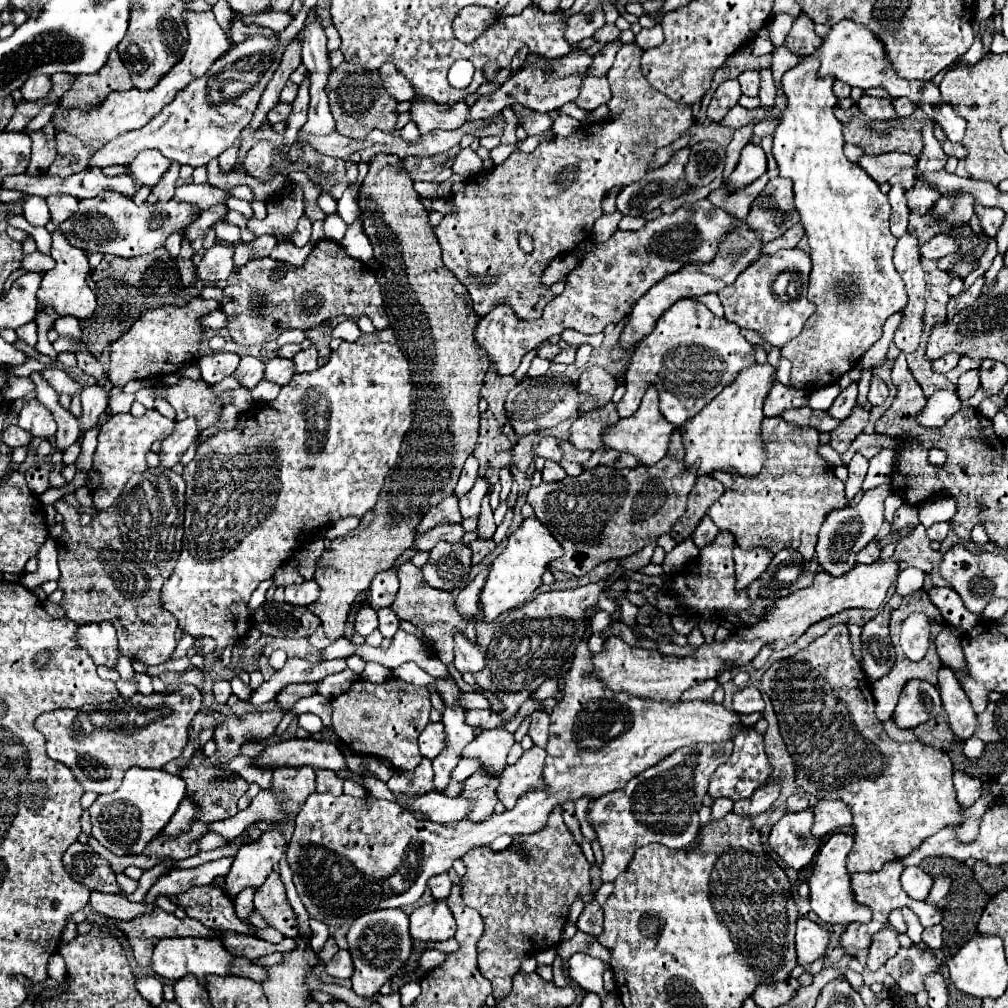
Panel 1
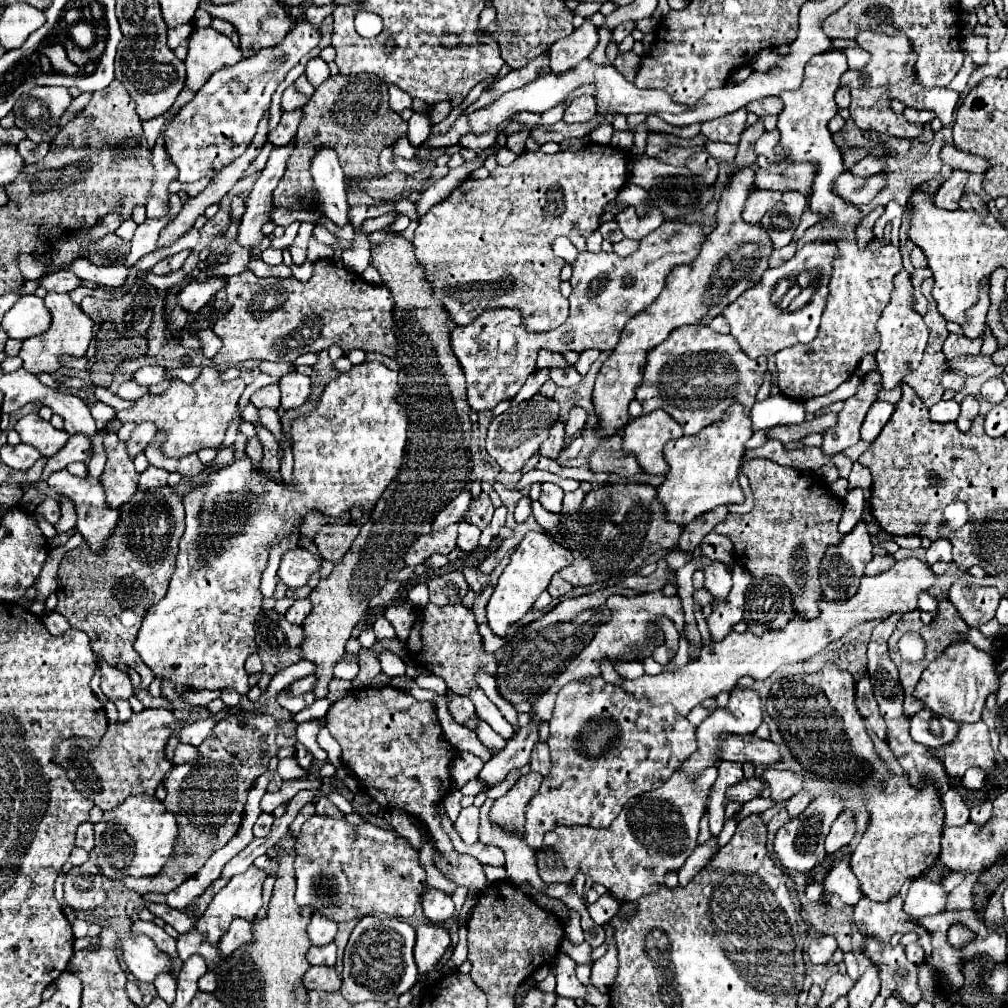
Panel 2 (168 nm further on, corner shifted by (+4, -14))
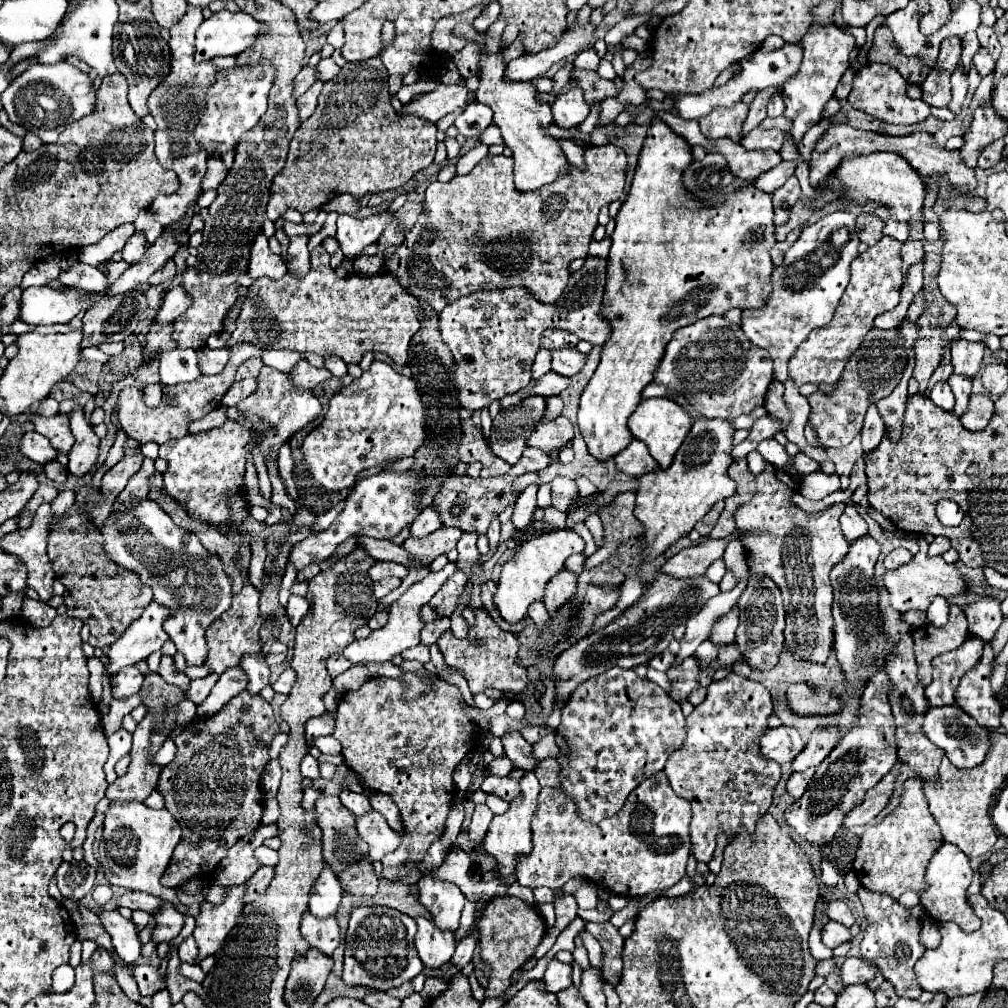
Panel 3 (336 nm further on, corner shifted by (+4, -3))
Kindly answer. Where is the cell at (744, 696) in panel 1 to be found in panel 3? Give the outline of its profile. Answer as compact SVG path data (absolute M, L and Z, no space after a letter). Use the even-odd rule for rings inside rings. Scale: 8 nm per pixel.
M730 673L728 677L714 681L708 685L706 699L694 707L694 711L686 717L686 741L676 753L668 759L664 773L670 781L674 793L686 799L692 807L692 823L690 823L690 853L698 863L710 863L716 851L716 839L720 833L726 835L728 843L734 841L744 829L748 835L754 833L756 821L768 811L772 803L772 793L782 777L782 769L778 763L762 757L760 753L760 735L768 731L768 717L772 715L772 699L766 687L756 681L750 681L738 673Z

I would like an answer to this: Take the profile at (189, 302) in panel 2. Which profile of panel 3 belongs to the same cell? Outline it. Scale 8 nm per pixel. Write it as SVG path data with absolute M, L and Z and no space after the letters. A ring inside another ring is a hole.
M176 285L176 287L172 287L172 289L166 293L166 297L164 297L164 301L162 301L162 307L160 307L160 311L158 311L158 315L156 315L154 321L160 323L160 325L174 323L174 319L176 319L178 315L182 315L188 307L190 307L190 297L188 297L186 291L182 289L182 285Z

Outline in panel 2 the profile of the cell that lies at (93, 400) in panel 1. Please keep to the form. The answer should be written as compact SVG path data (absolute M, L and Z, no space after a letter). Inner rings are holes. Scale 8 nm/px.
M74 434L70 436L68 444L56 452L52 458L48 458L48 464L44 468L44 474L40 480L46 482L46 474L50 474L50 470L60 470L60 468L66 468L66 464L70 462L88 462L90 460L90 448L92 448L92 438L86 436L86 434Z

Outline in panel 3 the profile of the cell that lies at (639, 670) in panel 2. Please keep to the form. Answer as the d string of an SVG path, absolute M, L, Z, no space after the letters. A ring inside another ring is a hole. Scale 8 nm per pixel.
M647 665L647 678L653 682L655 682L657 685L659 685L662 689L664 689L666 692L670 692L671 687L669 680L665 674L665 672L656 671L655 669L652 669L650 666Z

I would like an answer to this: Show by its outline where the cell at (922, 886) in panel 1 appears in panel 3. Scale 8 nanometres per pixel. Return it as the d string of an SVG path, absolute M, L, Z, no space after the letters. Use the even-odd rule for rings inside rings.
M944 843L940 847L940 851L928 863L926 883L928 883L928 889L920 897L922 897L922 907L932 915L932 919L954 921L964 931L978 931L980 929L980 919L976 917L976 913L968 905L968 897L966 897L966 889L972 883L970 859L966 855L962 855L962 851L958 851L958 847L954 847L950 843Z

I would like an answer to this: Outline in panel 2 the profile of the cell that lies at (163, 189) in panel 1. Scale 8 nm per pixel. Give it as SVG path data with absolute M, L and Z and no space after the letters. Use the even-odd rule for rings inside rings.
M174 196L172 200L170 200L170 212L164 216L164 218L158 218L158 220L150 220L150 218L146 218L138 228L136 228L136 232L134 232L134 236L132 236L132 248L130 248L130 252L128 252L128 262L126 262L126 266L132 266L132 264L136 264L142 256L146 256L146 254L150 254L154 248L156 248L156 242L158 242L158 236L160 236L160 232L168 226L168 222L178 214L182 210L182 202L180 202L180 198L178 196Z

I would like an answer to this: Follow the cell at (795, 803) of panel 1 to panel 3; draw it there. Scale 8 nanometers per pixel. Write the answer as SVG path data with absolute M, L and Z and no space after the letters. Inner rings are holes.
M810 767L810 769L802 771L802 773L792 773L792 777L790 777L790 779L788 779L788 783L786 783L788 793L790 793L792 797L796 797L796 799L798 799L798 797L806 791L806 787L808 787L808 783L810 783L812 775L814 775L814 767Z

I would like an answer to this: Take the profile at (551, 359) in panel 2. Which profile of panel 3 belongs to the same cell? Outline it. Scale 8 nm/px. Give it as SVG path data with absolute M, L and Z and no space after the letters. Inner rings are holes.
M546 329L542 333L542 341L540 345L546 349L558 349L558 347L576 347L578 345L578 337L568 333L568 331L558 331L558 329Z

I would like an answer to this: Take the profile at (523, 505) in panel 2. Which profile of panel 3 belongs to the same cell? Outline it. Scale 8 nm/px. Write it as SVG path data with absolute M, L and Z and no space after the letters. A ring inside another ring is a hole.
M528 485L516 505L514 505L514 513L512 513L512 525L514 525L514 531L520 531L524 529L530 521L532 521L532 515L536 511L536 493L538 493L538 485Z

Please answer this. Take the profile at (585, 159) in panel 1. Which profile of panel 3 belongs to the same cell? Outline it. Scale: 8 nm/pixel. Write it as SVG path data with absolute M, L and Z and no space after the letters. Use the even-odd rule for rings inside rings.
M606 143L606 145L592 145L584 151L584 161L588 165L586 171L578 171L576 167L572 167L570 175L546 185L546 187L540 187L538 191L530 191L530 193L522 193L516 189L513 179L513 159L508 159L504 155L486 155L468 175L456 175L452 181L448 183L440 183L440 181L434 181L428 185L426 189L426 201L424 201L424 209L418 217L418 221L414 223L414 227L410 229L410 233L406 233L406 241L386 259L386 269L388 273L392 273L398 283L402 285L404 291L408 291L410 295L422 299L424 303L428 303L436 313L442 311L448 303L452 303L454 299L460 299L464 295L470 295L470 293L476 293L476 291L490 291L490 289L504 289L504 287L528 287L530 293L542 301L542 303L556 303L558 297L562 295L568 279L570 279L570 271L568 271L568 265L578 259L578 257L588 257L588 245L592 241L592 231L596 229L598 225L598 211L604 207L604 205L610 205L612 201L620 199L622 193L624 193L624 175L626 175L626 153L612 145L612 143Z

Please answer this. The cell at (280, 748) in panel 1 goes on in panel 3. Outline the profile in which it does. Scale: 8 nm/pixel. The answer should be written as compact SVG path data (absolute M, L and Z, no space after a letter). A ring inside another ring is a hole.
M326 713L322 717L314 717L306 723L306 739L314 741L320 735L332 735L334 733L334 721L336 713Z

